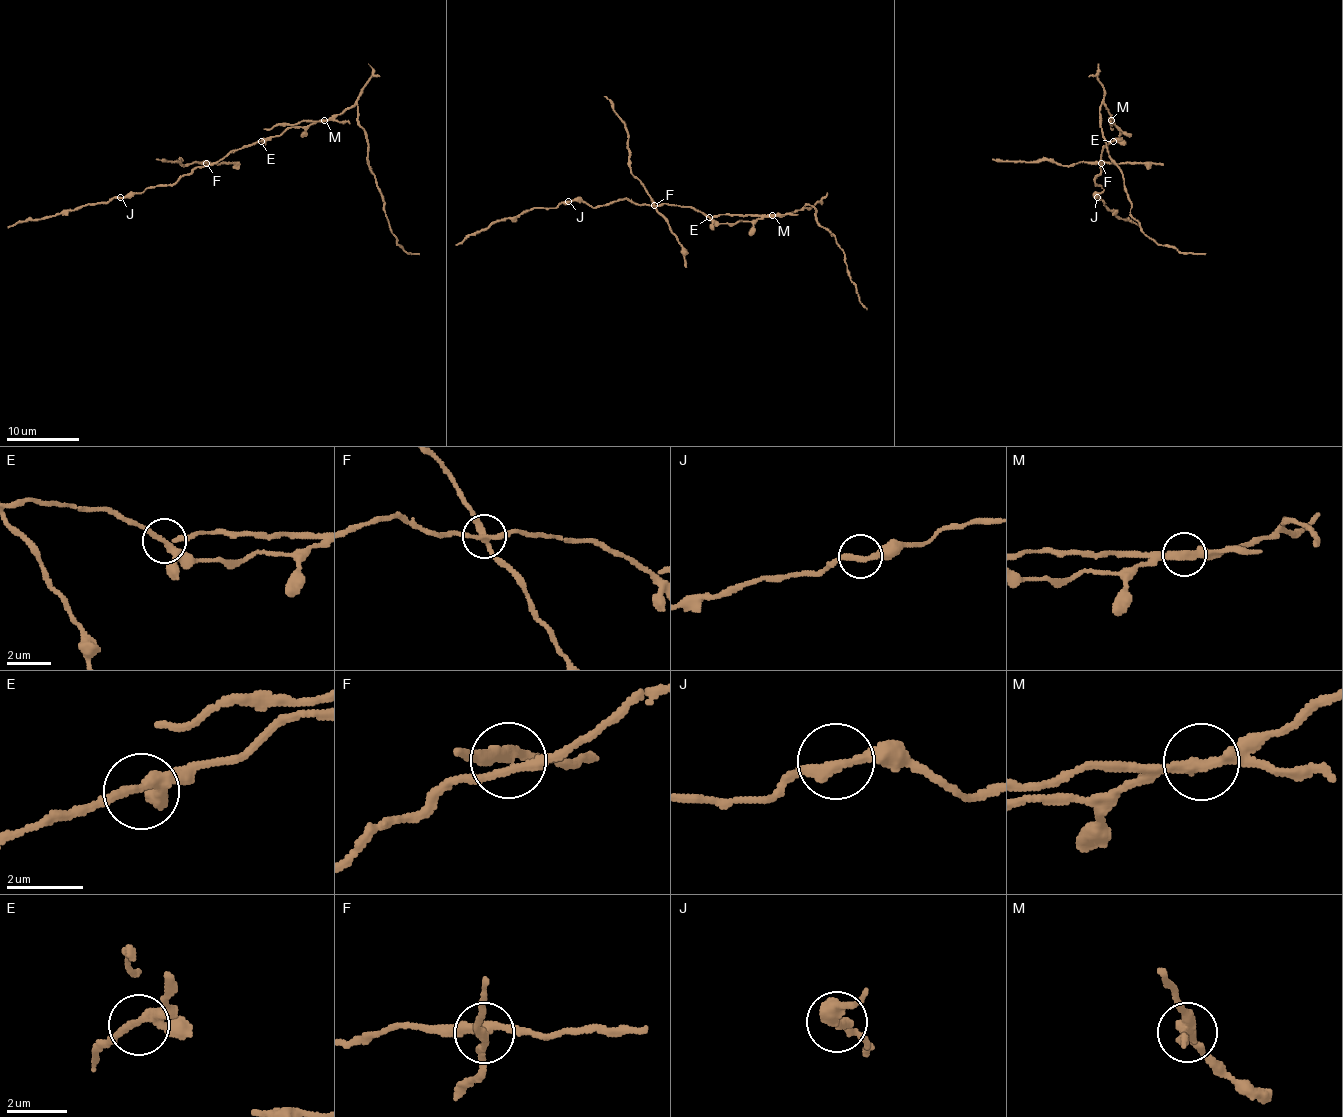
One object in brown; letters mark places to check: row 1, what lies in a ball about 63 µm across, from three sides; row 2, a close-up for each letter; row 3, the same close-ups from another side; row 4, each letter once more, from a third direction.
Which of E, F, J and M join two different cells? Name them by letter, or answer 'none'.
F, M

